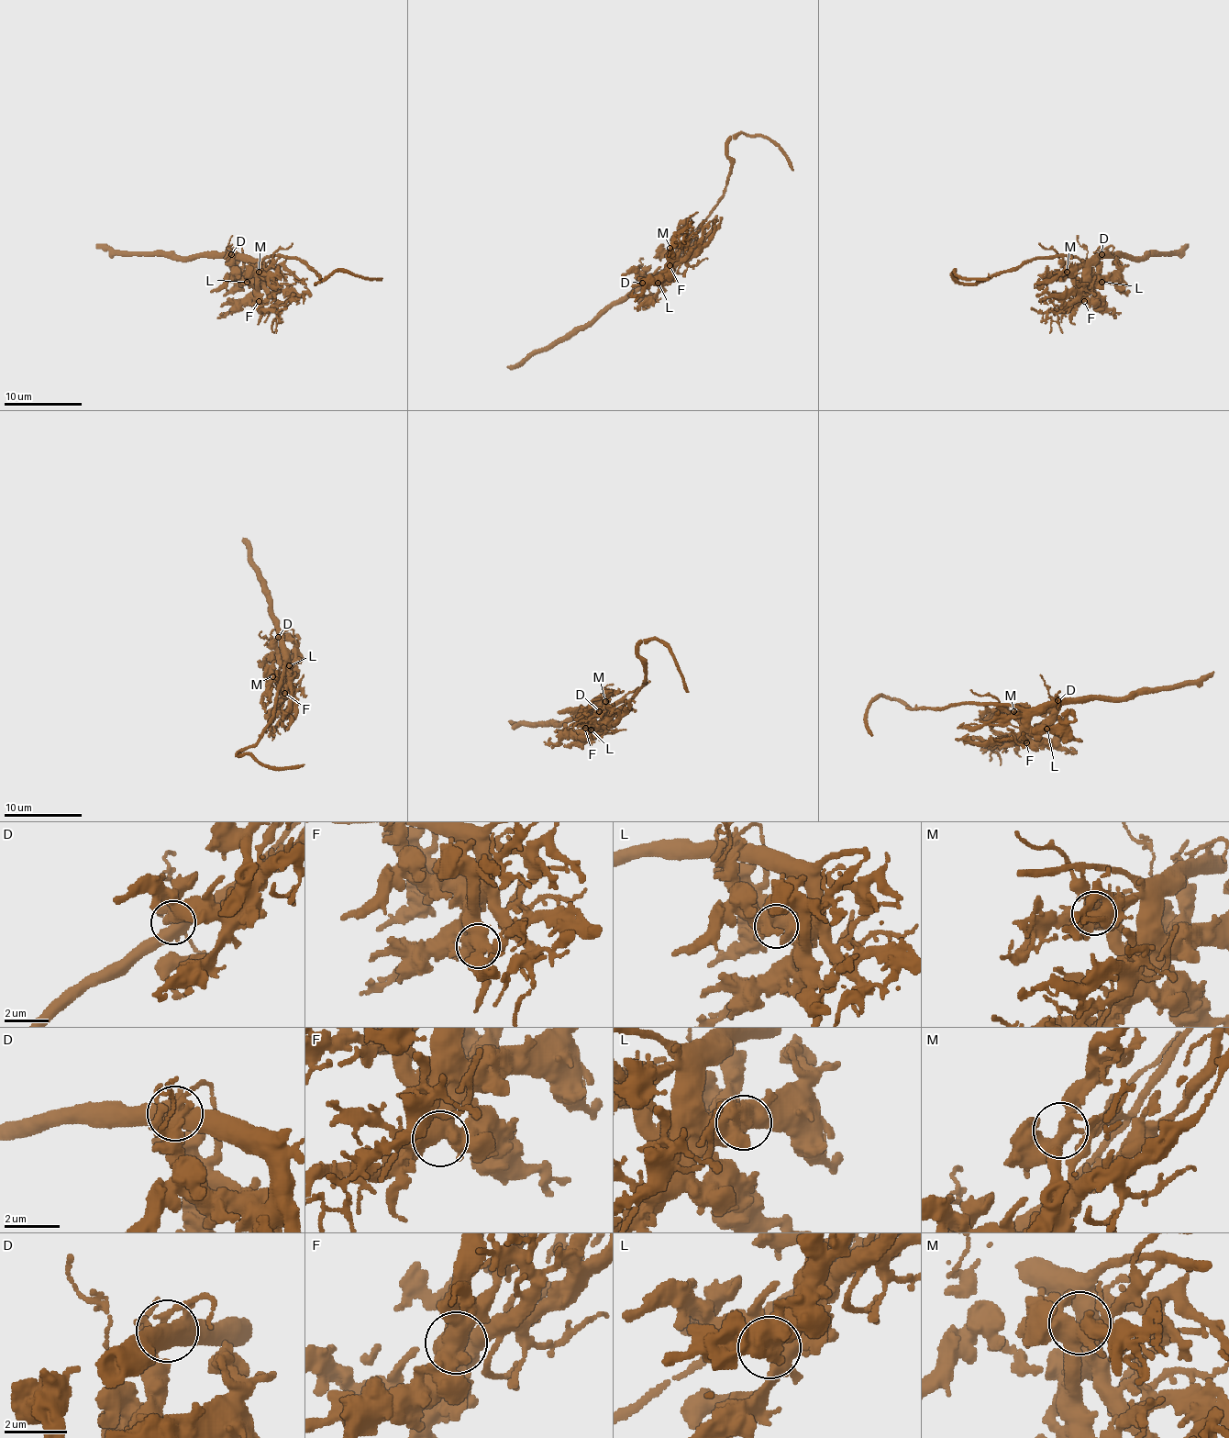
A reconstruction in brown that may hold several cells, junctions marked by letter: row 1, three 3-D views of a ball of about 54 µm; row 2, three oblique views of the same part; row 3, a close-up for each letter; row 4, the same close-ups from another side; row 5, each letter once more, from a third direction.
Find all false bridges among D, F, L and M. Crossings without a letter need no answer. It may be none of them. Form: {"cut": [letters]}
{"cut": []}

